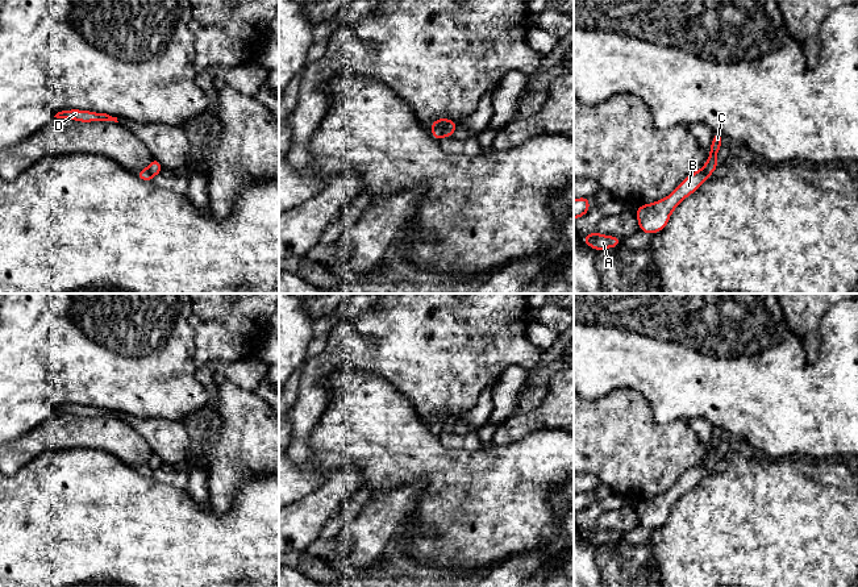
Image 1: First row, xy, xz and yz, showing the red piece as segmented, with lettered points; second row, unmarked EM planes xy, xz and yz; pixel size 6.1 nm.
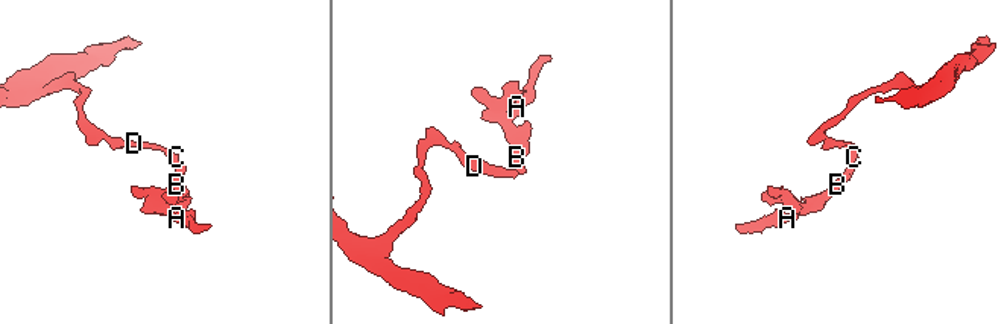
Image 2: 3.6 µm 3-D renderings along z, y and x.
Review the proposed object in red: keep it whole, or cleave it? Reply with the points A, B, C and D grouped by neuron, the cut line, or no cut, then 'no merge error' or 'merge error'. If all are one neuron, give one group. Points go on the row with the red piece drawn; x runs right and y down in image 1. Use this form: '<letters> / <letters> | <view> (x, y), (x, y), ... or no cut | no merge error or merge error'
A B / C D | xz (449, 120), (440, 137) | merge error

